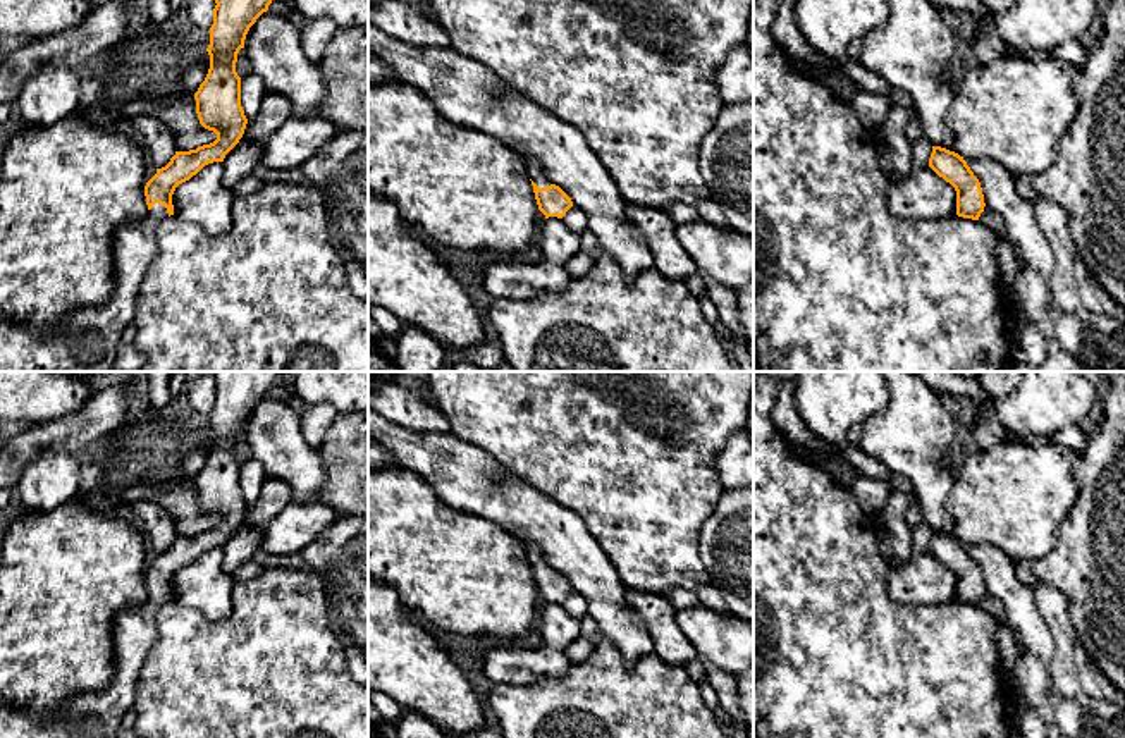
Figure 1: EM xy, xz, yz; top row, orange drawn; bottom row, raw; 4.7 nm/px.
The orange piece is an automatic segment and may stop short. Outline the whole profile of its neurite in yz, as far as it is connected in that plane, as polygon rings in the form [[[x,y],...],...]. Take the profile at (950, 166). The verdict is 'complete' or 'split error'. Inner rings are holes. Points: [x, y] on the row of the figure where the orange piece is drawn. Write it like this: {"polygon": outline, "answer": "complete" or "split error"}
{"polygon": [[[932,146],[929,167],[956,191],[956,215],[979,220],[984,212],[984,194],[963,157],[941,146]]], "answer": "complete"}

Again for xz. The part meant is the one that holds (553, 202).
{"polygon": [[[525,155],[523,160],[526,162],[526,172],[532,179],[538,210],[545,215],[545,218],[562,218],[573,206],[571,198],[559,186],[550,182],[550,179],[542,172],[537,162]]], "answer": "split error"}

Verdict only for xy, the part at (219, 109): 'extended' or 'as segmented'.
extended

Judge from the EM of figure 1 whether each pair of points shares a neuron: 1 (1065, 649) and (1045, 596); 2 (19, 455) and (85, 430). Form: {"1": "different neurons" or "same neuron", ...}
{"1": "same neuron", "2": "same neuron"}

